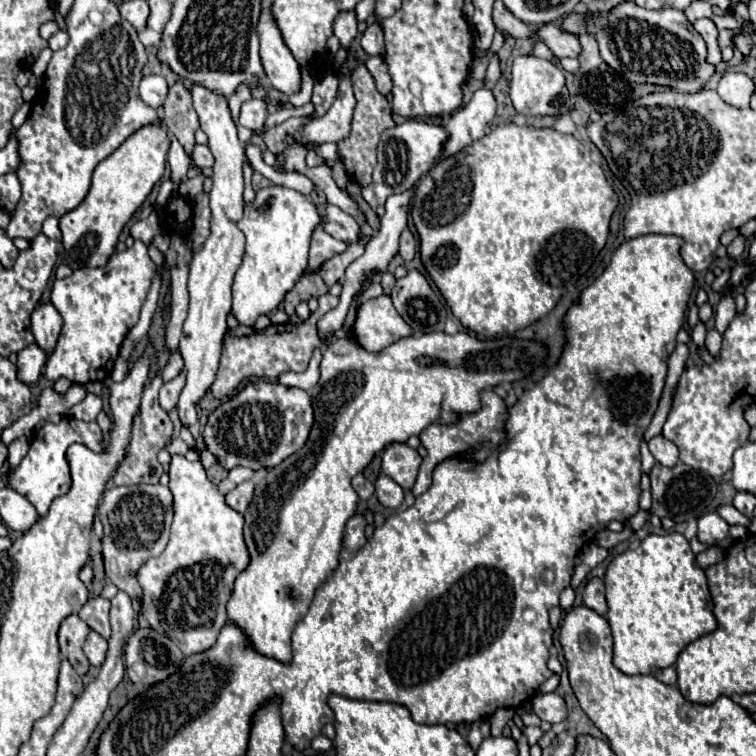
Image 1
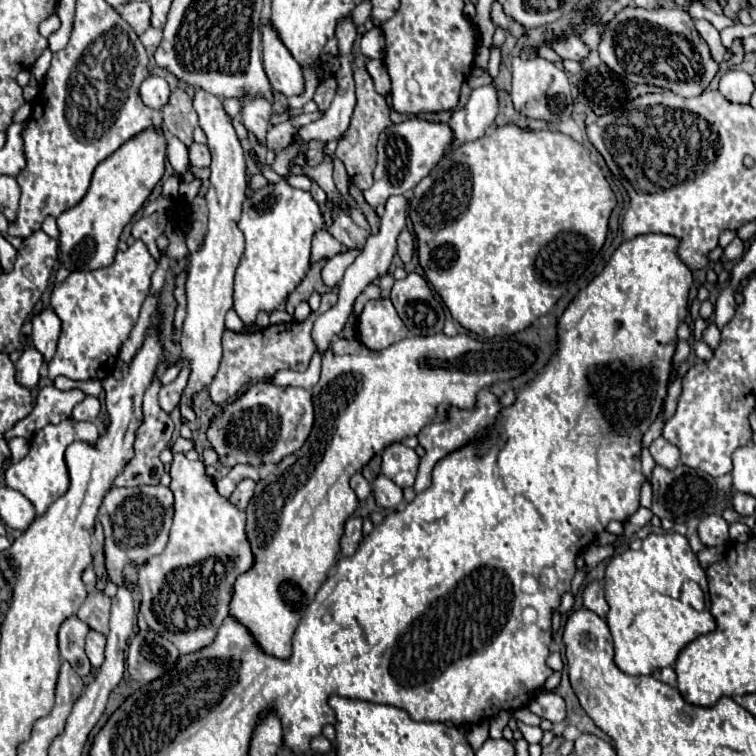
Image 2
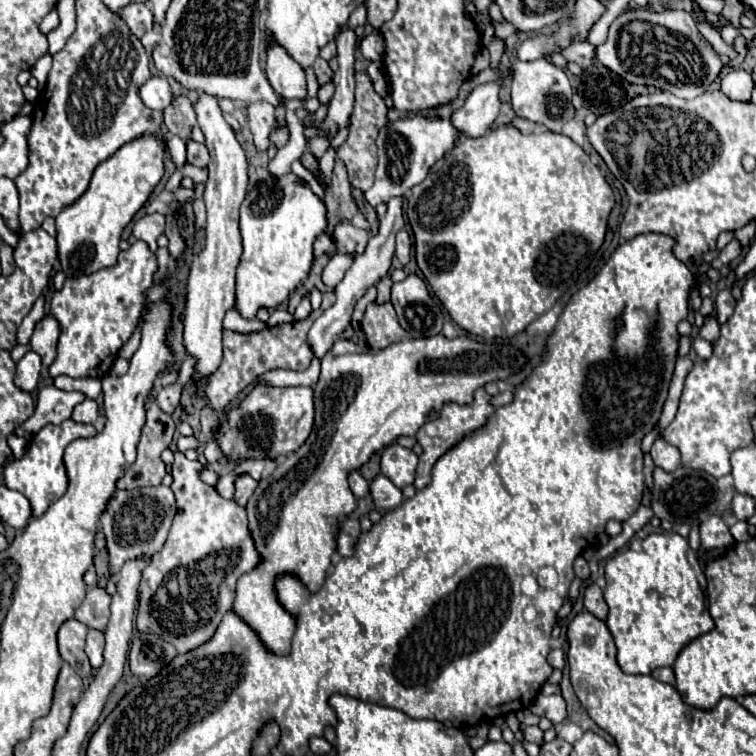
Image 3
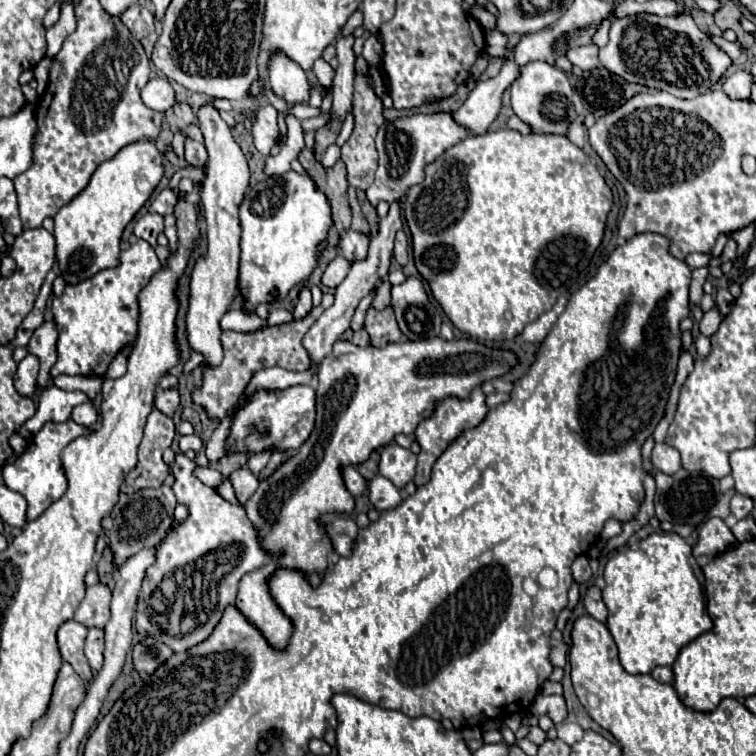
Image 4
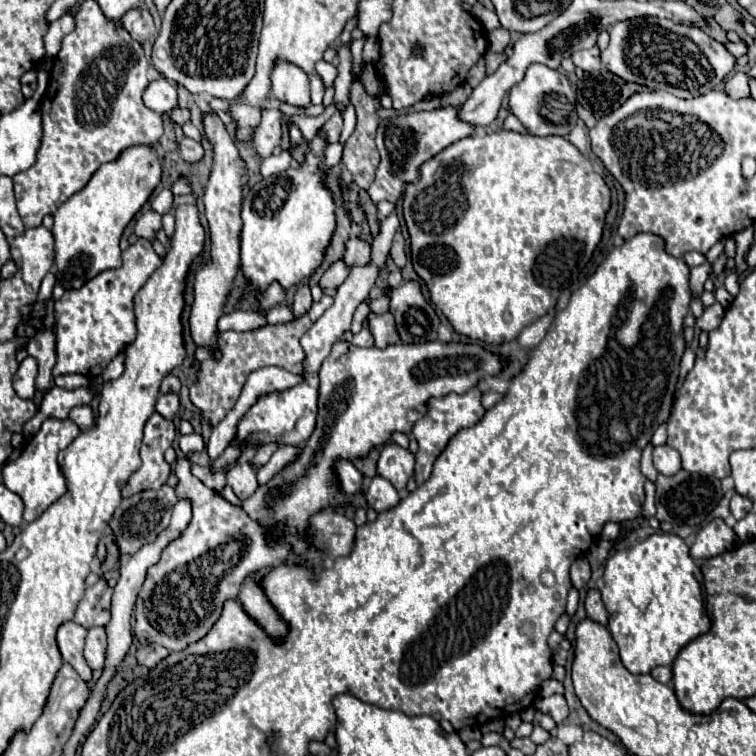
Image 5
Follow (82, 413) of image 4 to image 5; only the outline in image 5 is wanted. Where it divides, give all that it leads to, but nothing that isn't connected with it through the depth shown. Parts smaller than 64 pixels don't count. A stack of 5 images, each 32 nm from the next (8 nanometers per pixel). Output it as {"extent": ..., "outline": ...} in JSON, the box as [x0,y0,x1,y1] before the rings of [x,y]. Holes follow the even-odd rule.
{"extent":[68,406,94,430],"outline":[[[76,406],[70,410],[70,416],[68,416],[80,430],[84,428],[90,428],[94,424],[94,414],[92,414],[92,408],[90,406]]]}

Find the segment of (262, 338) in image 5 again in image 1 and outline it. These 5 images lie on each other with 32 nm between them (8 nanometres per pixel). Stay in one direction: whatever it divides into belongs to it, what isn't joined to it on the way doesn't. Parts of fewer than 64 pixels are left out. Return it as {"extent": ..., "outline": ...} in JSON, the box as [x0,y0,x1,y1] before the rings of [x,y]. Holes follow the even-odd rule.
{"extent":[210,294,338,400],"outline":[[[332,294],[320,296],[320,308],[316,312],[312,312],[310,318],[304,320],[302,324],[268,326],[266,330],[260,330],[260,332],[254,332],[254,334],[242,336],[242,338],[226,334],[224,336],[224,352],[222,352],[220,368],[218,368],[214,384],[210,386],[212,396],[218,398],[218,400],[222,400],[226,396],[234,396],[238,392],[240,384],[244,384],[250,378],[274,380],[282,372],[304,372],[314,348],[318,346],[316,320],[324,312],[332,310],[336,306],[336,300],[338,300],[338,296],[332,296]]]}

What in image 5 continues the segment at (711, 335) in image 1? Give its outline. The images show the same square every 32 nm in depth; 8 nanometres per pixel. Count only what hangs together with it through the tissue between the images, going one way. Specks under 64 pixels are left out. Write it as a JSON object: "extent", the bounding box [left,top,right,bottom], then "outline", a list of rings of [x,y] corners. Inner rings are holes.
{"extent":[696,302,724,332],"outline":[[[714,302],[712,306],[708,306],[708,308],[704,310],[704,314],[698,318],[696,326],[702,328],[702,330],[706,330],[706,332],[710,332],[710,330],[718,328],[722,316],[724,316],[724,308],[722,308],[718,302]]]}

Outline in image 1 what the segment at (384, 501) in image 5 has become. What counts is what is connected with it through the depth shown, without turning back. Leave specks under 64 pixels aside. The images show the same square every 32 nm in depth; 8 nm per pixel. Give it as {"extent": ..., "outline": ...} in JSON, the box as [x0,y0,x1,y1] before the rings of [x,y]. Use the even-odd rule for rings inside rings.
{"extent":[374,474,404,508],"outline":[[[380,474],[378,480],[374,482],[374,488],[376,488],[376,498],[382,506],[386,506],[386,508],[400,508],[402,506],[404,490],[392,478]]]}

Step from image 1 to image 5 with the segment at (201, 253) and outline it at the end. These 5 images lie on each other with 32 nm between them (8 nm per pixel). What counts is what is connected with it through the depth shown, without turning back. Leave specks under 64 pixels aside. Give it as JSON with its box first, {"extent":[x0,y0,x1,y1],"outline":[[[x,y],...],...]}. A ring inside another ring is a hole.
{"extent":[190,114,248,346],"outline":[[[216,114],[204,116],[204,130],[208,140],[212,142],[212,152],[214,152],[210,178],[202,196],[206,218],[208,218],[210,240],[212,240],[212,262],[204,264],[196,272],[190,328],[192,328],[192,338],[198,346],[216,346],[216,322],[222,316],[222,308],[226,304],[228,292],[232,288],[232,280],[240,264],[240,228],[242,228],[240,204],[242,204],[242,186],[246,184],[248,178],[246,178],[246,166],[238,154],[236,142],[228,136],[224,124]]]}

